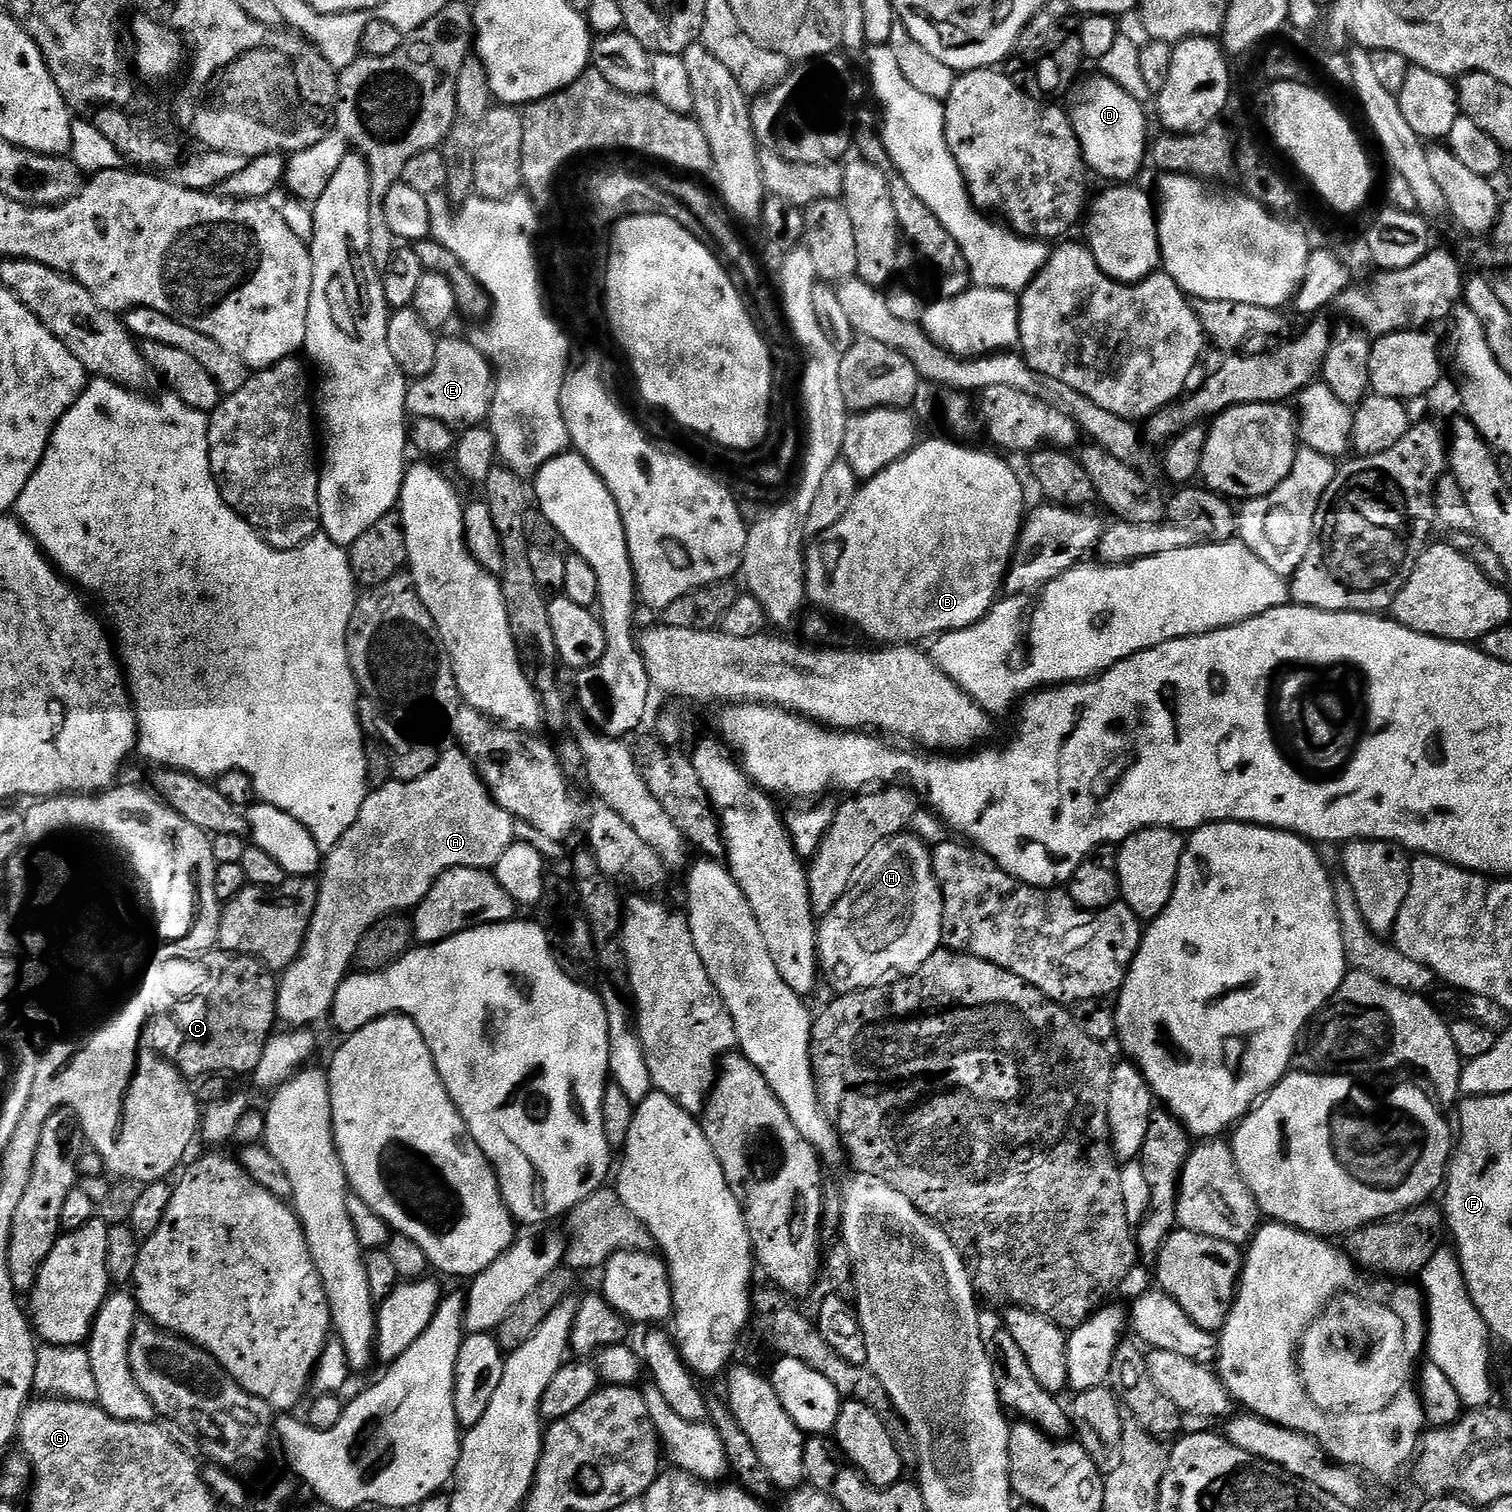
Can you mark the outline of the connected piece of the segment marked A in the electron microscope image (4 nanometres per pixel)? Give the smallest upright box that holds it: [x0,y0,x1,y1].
[276,747,517,1030]

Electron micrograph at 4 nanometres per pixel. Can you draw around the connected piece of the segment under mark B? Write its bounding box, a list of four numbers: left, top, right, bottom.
[804,440,1026,646]

